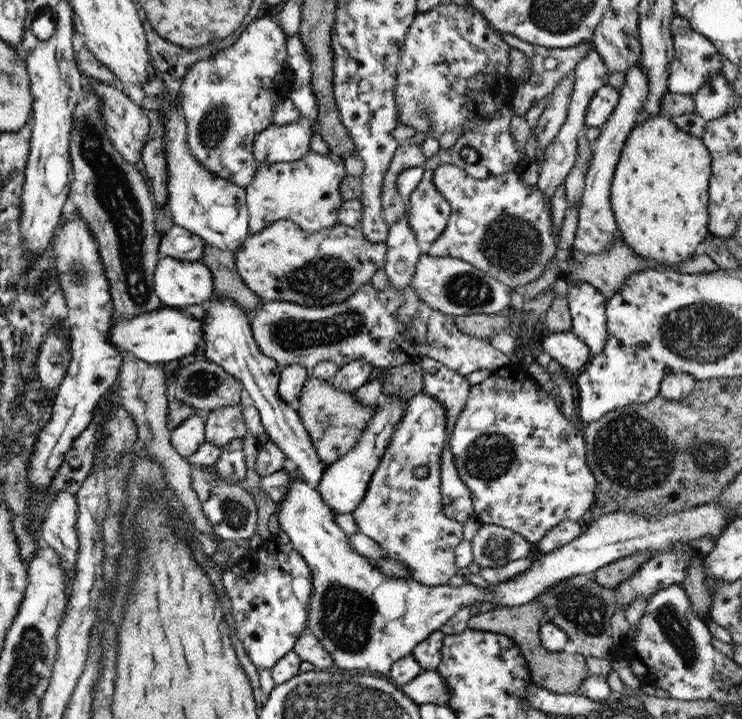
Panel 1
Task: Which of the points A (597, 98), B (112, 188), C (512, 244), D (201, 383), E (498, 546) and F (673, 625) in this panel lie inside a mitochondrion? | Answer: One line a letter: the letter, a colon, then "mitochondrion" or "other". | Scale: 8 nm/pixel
A: other
B: mitochondrion
C: mitochondrion
D: mitochondrion
E: mitochondrion
F: mitochondrion

